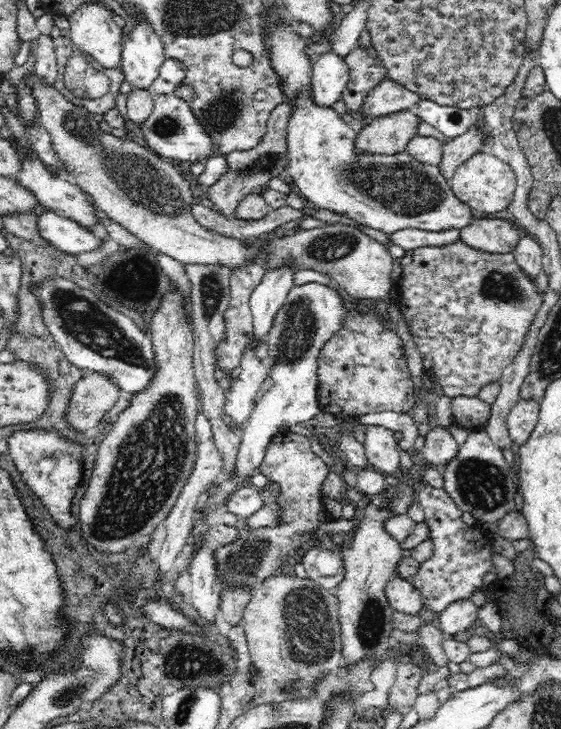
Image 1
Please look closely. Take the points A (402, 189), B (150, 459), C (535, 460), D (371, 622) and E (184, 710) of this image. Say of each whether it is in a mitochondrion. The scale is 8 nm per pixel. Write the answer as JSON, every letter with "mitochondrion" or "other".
{"A":"mitochondrion","B":"mitochondrion","C":"other","D":"mitochondrion","E":"mitochondrion"}

